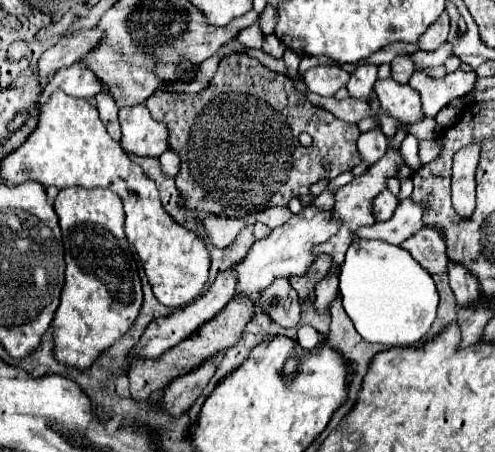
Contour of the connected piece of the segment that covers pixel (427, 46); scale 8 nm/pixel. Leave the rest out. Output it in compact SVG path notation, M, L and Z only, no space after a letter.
M444 11L444 13L438 17L438 21L432 23L432 25L428 27L428 31L420 37L420 41L418 41L420 49L422 49L422 51L432 51L432 49L440 47L440 45L446 41L448 31L450 31L450 17L448 17L448 13Z

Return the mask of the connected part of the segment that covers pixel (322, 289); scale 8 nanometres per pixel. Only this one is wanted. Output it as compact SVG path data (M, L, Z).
M334 263L332 269L328 271L328 275L316 285L314 305L318 307L318 311L326 311L330 301L336 297L336 293L338 293L338 265Z

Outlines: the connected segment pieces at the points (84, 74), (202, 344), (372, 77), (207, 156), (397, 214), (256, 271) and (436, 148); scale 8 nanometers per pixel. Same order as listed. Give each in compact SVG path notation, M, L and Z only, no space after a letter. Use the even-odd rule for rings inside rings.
M74 63L70 67L62 67L52 81L48 83L48 87L44 89L44 93L40 95L38 105L42 105L52 91L62 89L68 91L72 97L86 97L92 99L102 91L102 83L100 79L92 73L92 69L86 69L82 63Z
M234 297L216 317L206 321L188 339L184 339L176 347L168 349L166 353L162 353L158 359L140 359L140 357L136 357L132 361L132 367L130 367L130 373L128 373L132 397L138 399L138 401L144 401L144 399L148 399L152 395L152 391L164 389L172 379L176 379L182 373L192 371L206 357L216 355L216 353L226 351L228 347L236 345L240 335L242 335L242 331L244 331L244 327L246 327L246 323L252 319L252 315L254 315L254 303L246 301L246 297Z
M374 63L358 65L354 73L350 75L350 81L346 83L346 89L350 91L350 97L354 99L368 99L372 95L374 83L376 83L376 71L378 67Z
M244 53L224 57L212 83L202 93L192 97L172 95L158 89L146 101L146 107L158 121L166 121L166 127L170 129L170 149L182 159L176 187L182 193L186 207L194 211L214 215L252 215L270 205L288 205L292 197L310 197L310 187L314 183L322 179L330 181L344 171L352 171L360 163L360 153L356 149L360 129L356 123L346 123L326 109L312 105L300 91L296 91L286 75L270 71ZM302 131L308 131L314 137L310 147L298 143ZM326 157L332 161L330 171L322 167L322 159Z
M406 197L400 201L390 221L380 221L378 225L358 229L358 239L382 239L400 245L404 239L424 227L422 215L426 213L426 209L426 201L414 201L412 197Z
M308 205L302 209L302 213L292 215L282 227L274 229L270 237L256 241L248 255L236 265L238 271L238 287L236 293L248 295L252 301L256 301L258 293L264 291L274 279L278 277L292 277L292 275L304 275L310 265L314 263L312 247L328 241L332 235L336 235L340 229L340 221L334 219L332 211L316 209L314 205Z
M430 139L430 141L420 141L418 143L418 149L420 149L420 161L426 165L430 161L434 161L438 155L440 155L440 147L442 143L438 139Z

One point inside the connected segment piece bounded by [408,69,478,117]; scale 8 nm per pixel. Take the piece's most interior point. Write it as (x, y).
(436, 93)

